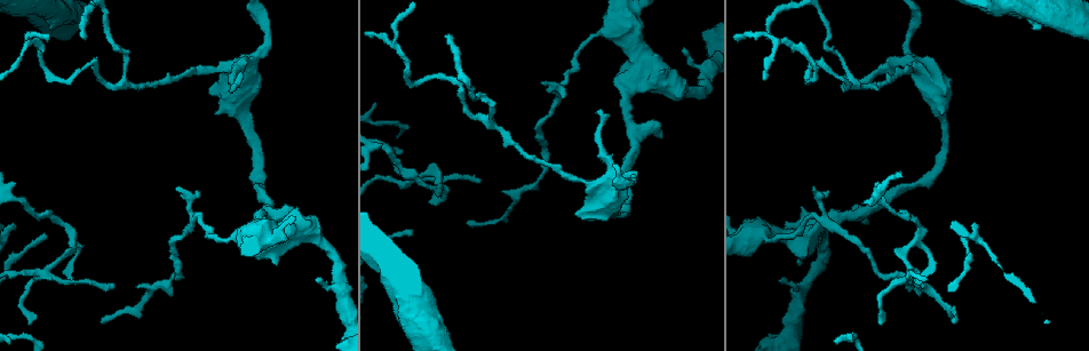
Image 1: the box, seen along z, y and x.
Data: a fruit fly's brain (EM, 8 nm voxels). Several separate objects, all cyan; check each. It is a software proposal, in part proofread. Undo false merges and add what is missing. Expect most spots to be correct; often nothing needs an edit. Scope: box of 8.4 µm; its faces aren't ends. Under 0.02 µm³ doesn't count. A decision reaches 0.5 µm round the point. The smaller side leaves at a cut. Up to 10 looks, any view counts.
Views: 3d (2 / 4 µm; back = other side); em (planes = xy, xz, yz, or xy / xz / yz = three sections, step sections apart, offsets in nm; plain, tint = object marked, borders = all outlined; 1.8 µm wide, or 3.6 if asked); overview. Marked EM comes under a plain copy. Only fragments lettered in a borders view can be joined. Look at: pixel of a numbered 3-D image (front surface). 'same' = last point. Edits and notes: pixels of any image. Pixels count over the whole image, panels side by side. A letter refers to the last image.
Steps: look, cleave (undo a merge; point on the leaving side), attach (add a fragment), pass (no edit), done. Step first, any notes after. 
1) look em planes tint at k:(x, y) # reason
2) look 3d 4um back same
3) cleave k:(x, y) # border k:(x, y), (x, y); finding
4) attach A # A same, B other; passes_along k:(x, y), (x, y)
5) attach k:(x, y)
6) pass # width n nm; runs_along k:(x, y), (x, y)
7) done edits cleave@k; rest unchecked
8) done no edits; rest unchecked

look 3d 4um at 1:(843, 90) # thin end

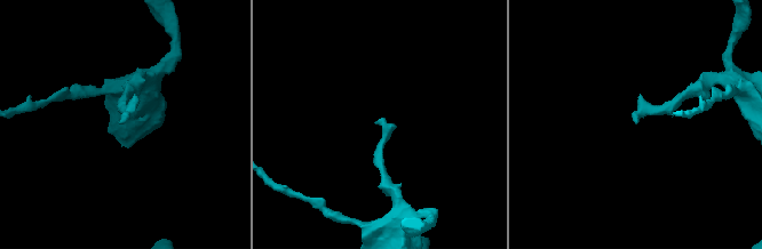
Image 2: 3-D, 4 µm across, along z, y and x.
look em xy step 16 tint at 2:(638, 121)

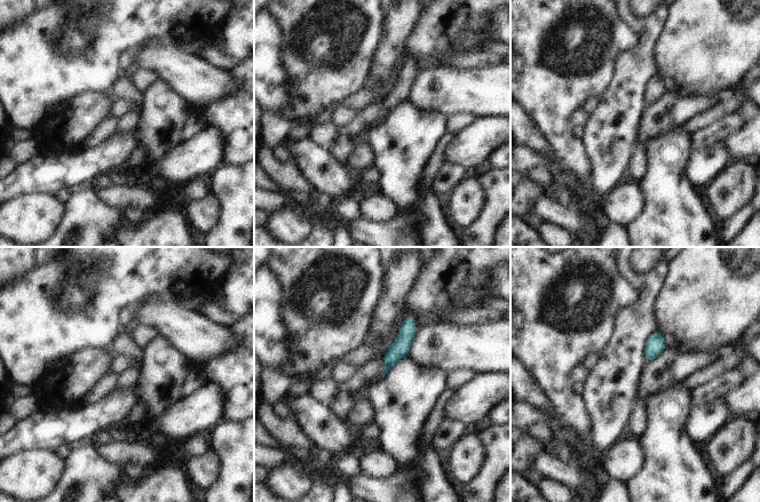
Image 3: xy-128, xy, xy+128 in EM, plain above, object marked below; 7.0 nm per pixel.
look em planes borders same # another direction

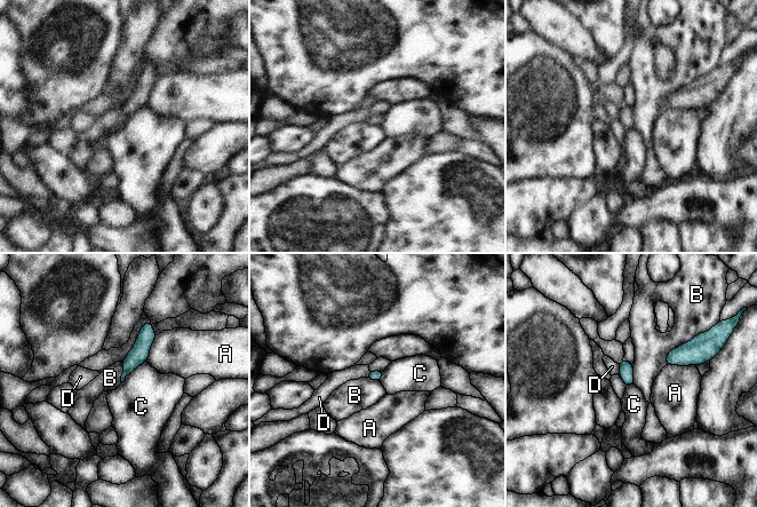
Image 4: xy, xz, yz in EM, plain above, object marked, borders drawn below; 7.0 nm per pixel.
pass # A other, B other, C other, D other; runs_along 4:(149, 326), (141, 351), (126, 372); none of them fits

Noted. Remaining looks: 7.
look em 3.6um planes borders at 1:(661, 56)

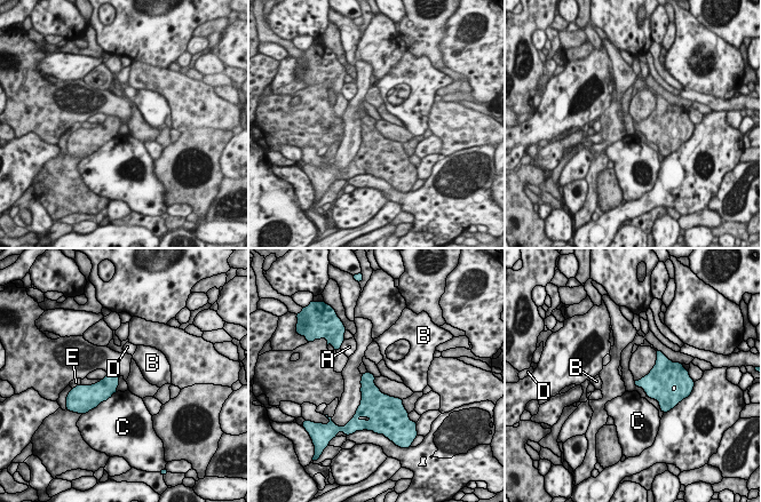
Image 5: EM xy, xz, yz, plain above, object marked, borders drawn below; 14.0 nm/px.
pass # longest_contact C 400 nm; A other, B other, C other, D other, E other; border 5:(118, 391), (95, 407); no lettered fragment goes on from it

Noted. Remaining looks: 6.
look em planes borders at 1:(853, 83) # side arm on a straight run

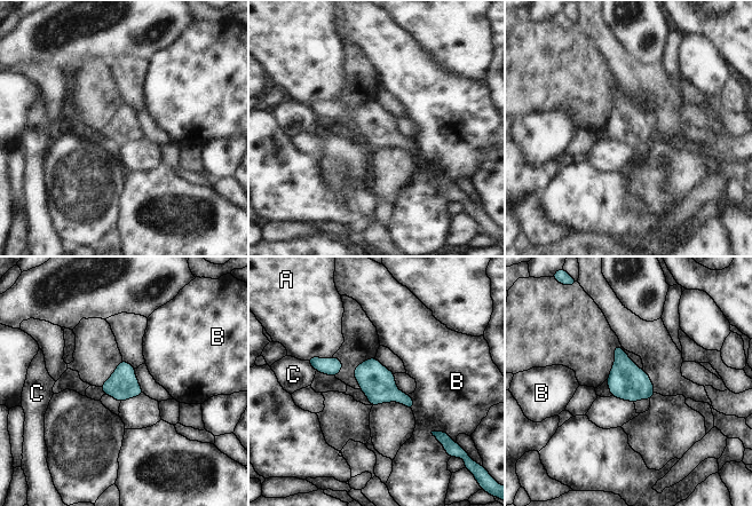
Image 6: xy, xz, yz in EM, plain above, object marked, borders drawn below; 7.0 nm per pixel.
pass # longest_contact A 190 nm; A other, B other, C other; border 6:(442, 431), (433, 431), (430, 433); continuous, no second cell

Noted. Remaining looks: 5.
look 3d 4um at 1:(75, 238) # abrupt turn

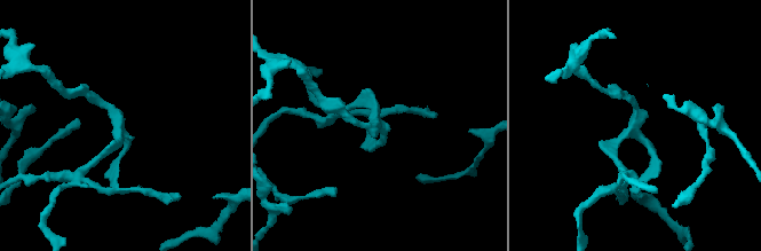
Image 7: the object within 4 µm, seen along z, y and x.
look em 3.6um xz step 16 borders at 7:(636, 125) # arms 3; now the EM

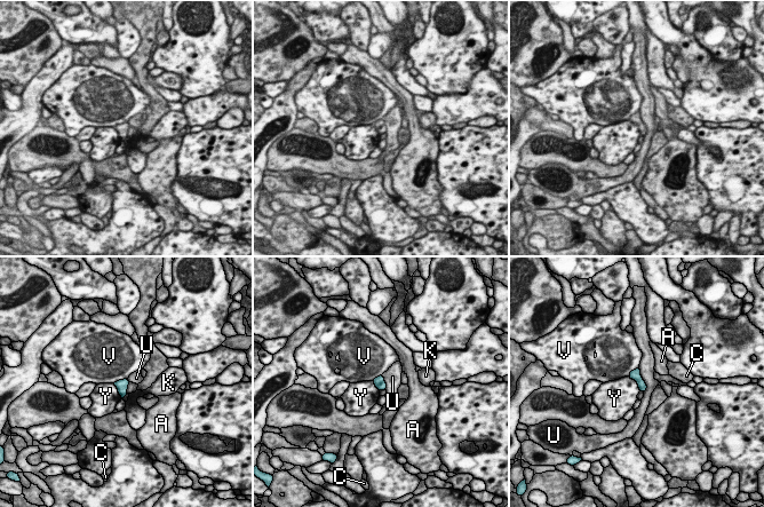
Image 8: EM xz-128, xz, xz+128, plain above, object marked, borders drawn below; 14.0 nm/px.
pass # width 130 nm; A other, C other, K other, U other, V other, Y other; border 8:(628, 377), (636, 382), (639, 390); continuous, no second cell

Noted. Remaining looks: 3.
done no edits; rest unchecked

